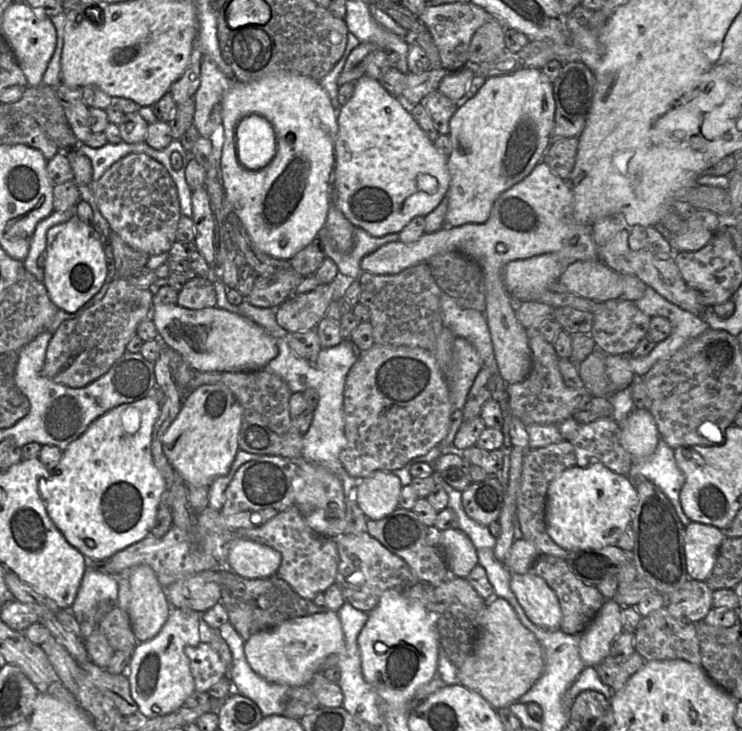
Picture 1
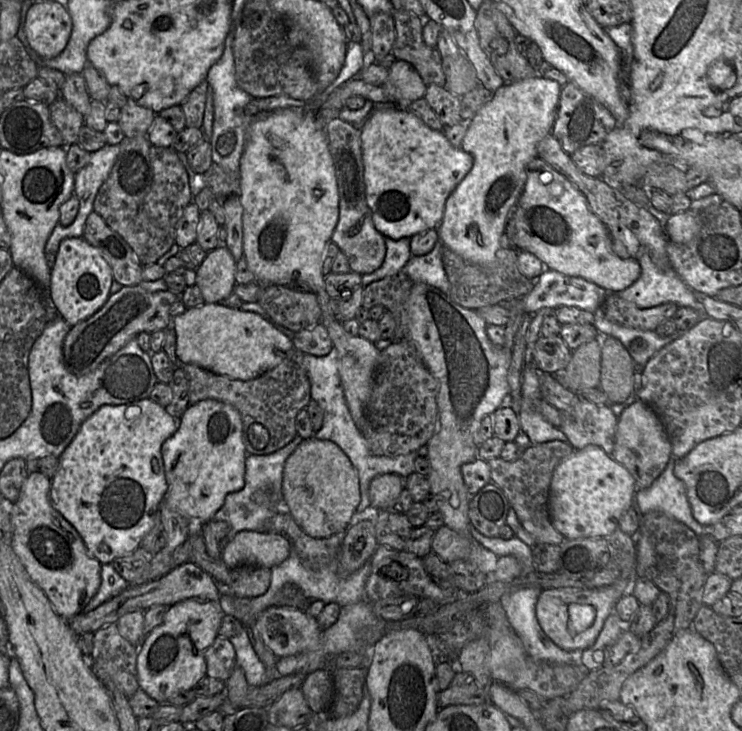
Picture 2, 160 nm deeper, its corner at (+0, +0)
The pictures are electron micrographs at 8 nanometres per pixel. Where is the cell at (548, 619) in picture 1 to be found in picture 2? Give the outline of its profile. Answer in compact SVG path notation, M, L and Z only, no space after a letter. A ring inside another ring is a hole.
M632 568L623 570L616 582L601 588L543 589L535 607L538 623L546 636L559 648L570 652L588 649L595 643L607 617L615 611L616 603L628 594L636 578L636 568Z

